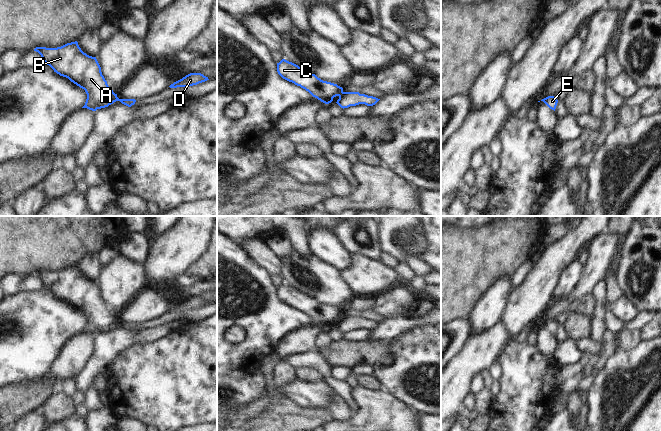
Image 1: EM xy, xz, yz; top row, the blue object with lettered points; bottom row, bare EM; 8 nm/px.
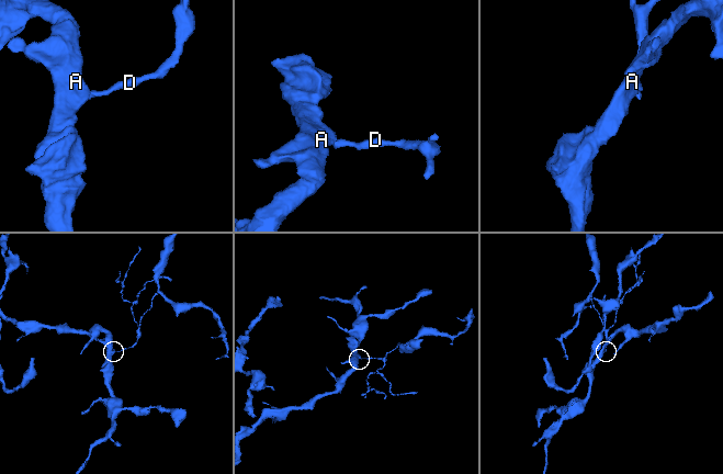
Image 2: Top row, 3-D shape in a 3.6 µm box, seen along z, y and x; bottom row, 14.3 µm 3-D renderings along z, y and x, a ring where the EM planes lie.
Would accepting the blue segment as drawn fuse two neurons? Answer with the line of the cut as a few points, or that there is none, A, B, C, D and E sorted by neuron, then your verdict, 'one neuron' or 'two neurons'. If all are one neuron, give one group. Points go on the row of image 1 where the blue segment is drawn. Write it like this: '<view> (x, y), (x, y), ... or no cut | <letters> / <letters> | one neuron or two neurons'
xz (343, 92), (339, 96) | A B C / D E | two neurons

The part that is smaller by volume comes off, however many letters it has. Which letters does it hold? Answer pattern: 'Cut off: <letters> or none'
Cut off: D, E

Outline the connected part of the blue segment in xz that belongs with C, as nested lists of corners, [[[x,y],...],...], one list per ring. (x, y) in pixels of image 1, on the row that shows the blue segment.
[[[285,59],[277,63],[277,72],[283,79],[300,86],[325,104],[331,103],[334,97],[343,94],[342,87],[323,81],[315,74],[309,73],[307,70]]]

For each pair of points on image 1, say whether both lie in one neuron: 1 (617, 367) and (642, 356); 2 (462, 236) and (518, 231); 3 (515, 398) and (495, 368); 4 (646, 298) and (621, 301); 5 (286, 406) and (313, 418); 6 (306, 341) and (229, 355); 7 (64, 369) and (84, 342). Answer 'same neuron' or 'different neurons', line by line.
1: same neuron
2: same neuron
3: different neurons
4: different neurons
5: same neuron
6: different neurons
7: same neuron

